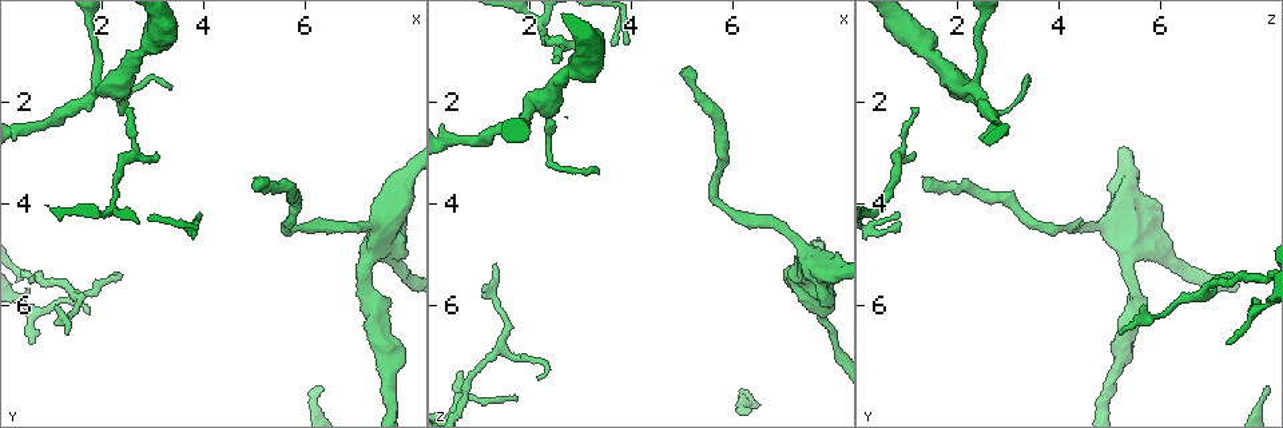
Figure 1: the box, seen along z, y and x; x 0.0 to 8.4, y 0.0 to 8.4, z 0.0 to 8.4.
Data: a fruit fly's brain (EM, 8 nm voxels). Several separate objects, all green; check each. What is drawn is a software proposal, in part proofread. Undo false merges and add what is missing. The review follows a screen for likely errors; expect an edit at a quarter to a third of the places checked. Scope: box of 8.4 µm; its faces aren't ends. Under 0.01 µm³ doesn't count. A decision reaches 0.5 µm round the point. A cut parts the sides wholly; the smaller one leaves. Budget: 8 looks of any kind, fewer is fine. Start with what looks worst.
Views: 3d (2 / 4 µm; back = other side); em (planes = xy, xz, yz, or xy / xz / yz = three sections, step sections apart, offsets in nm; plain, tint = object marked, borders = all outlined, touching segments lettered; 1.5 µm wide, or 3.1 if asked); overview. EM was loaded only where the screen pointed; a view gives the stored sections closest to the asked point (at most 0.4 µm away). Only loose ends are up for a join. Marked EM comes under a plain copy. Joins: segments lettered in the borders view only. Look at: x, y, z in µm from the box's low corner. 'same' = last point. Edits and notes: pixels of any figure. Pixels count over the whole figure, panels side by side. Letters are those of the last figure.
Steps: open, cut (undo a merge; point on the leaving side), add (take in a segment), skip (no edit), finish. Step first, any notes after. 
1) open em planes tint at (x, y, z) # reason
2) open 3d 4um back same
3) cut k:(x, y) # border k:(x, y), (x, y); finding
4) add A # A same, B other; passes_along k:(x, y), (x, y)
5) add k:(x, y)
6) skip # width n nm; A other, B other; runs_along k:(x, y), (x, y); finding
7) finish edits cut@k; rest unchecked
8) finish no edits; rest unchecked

open 3d 2um at (5.00, 3.45, 1.35) # an open end

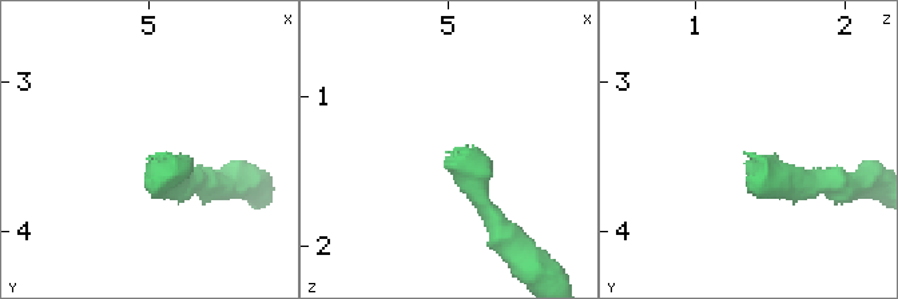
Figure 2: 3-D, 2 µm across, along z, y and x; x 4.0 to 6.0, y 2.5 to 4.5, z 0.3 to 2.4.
open em planes borders at (5.04, 3.46, 1.36) # shape alone is not enough

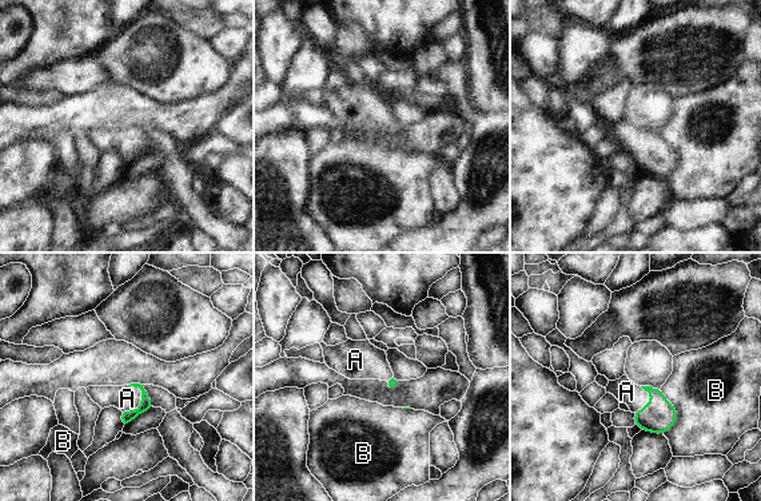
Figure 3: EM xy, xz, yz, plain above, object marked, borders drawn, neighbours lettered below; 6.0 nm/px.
add A # A same, B other; the cell continues

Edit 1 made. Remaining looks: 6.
open em planes tint at (2.15, 5.50, 7.40) # an open end

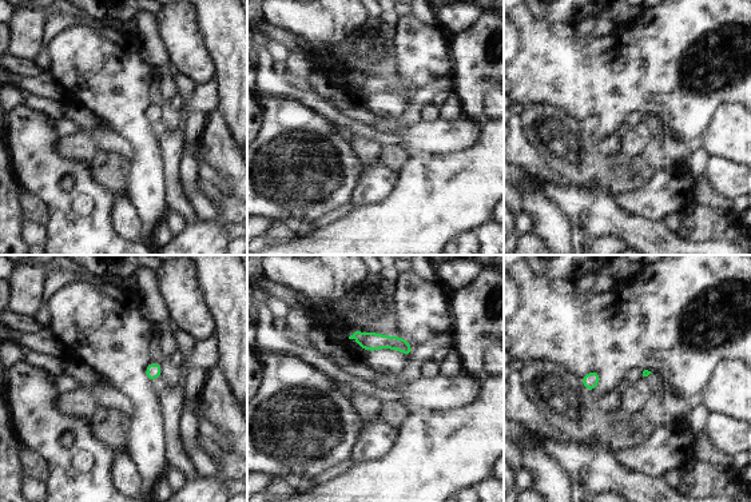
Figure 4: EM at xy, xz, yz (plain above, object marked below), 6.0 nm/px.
open em planes borders same

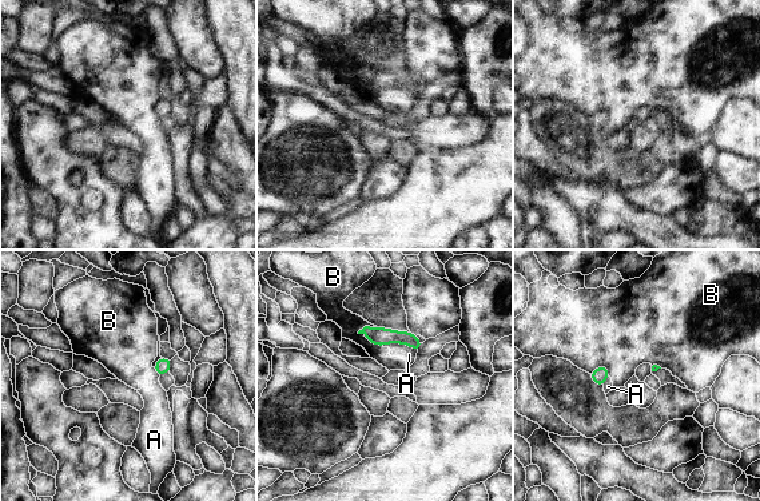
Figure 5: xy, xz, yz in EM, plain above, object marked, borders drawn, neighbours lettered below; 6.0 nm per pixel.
skip # A other, B other; border 5:(357, 331), (371, 344), (382, 346); none of them fits

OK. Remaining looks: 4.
finish edits add@3; rest unchecked

